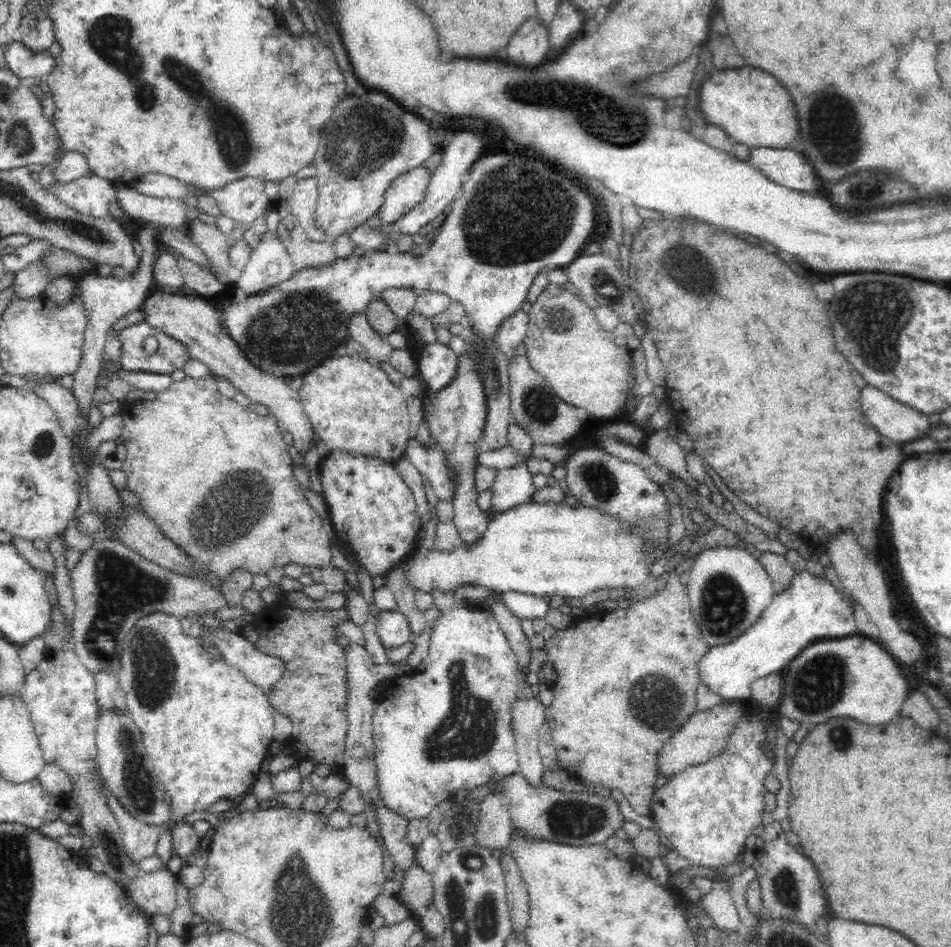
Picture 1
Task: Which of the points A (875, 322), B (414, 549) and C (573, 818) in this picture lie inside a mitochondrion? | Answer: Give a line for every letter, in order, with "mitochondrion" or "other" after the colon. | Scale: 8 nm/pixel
A: mitochondrion
B: other
C: mitochondrion

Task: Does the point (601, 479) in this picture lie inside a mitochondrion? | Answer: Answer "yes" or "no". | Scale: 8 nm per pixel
yes

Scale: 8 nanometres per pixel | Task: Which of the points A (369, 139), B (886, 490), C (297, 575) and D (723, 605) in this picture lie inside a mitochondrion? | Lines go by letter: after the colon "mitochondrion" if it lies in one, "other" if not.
A: mitochondrion
B: other
C: other
D: mitochondrion

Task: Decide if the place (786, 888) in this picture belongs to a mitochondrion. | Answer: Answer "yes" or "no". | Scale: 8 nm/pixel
yes

